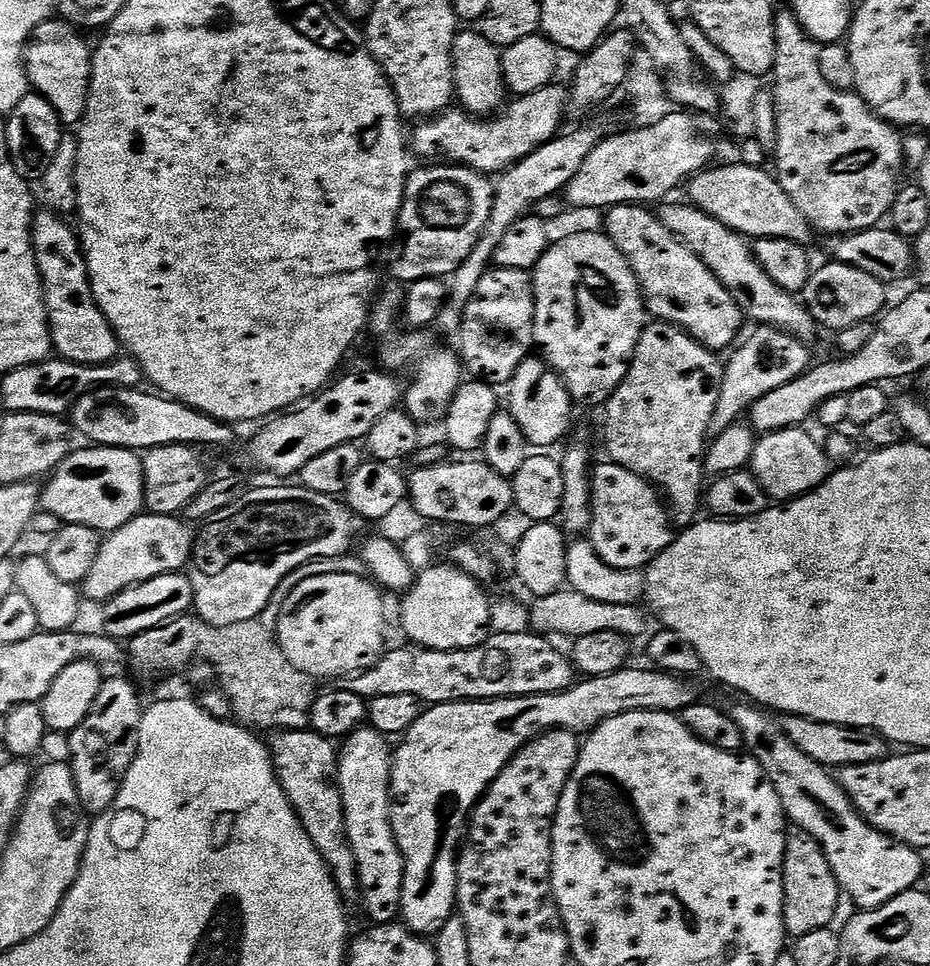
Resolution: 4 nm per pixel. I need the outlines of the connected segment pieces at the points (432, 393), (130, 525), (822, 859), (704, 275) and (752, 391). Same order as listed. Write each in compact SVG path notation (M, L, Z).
M381 291L374 304L374 324L376 320L376 332L384 336L380 340L380 364L381 369L393 374L400 372L412 372L412 381L406 384L406 391L402 400L406 405L406 411L413 420L424 422L435 408L447 409L448 404L454 398L462 383L462 361L455 351L443 348L428 330L404 330L400 332L388 332L392 323L402 316L402 300L392 292Z
M179 515L135 516L130 522L126 522L126 526L111 533L101 543L98 558L90 574L84 579L83 595L89 600L107 602L113 600L119 592L125 592L126 589L133 588L150 578L187 569L192 558L193 543L193 525Z
M799 830L789 831L787 837L784 847L784 930L789 937L799 938L833 923L831 920L836 916L842 893L819 842L808 832Z
M618 204L614 208L607 209L605 216L608 217L602 225L603 231L634 270L636 280L640 283L640 293L644 295L647 315L665 324L672 324L675 328L681 328L683 332L689 332L702 346L712 349L717 354L723 353L723 348L731 349L737 343L736 335L739 334L740 327L746 324L746 317L719 278L688 249L683 241L672 235L655 211L635 204Z
M760 326L756 330L757 332L744 345L741 343L731 353L733 356L724 364L718 406L714 410L714 418L708 427L712 436L722 434L722 430L730 430L730 426L737 424L743 417L740 415L743 412L745 415L752 404L758 402L758 398L762 398L770 390L778 390L778 386L786 386L794 382L803 376L813 363L812 356L808 353L809 345L799 337L780 328L769 326Z

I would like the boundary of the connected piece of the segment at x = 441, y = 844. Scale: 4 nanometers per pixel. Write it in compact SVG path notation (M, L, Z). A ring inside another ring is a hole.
M625 666L622 670L618 670L614 674L606 674L605 676L590 676L581 679L579 682L567 688L564 692L558 694L538 694L537 696L511 696L510 698L502 698L501 700L463 700L462 702L454 702L453 704L433 704L425 707L421 711L418 722L414 722L414 726L410 726L410 730L405 732L399 741L400 749L395 749L392 757L392 829L394 830L394 838L398 842L398 846L404 855L404 881L402 882L402 906L400 907L400 915L402 923L408 927L417 936L425 938L435 937L436 933L442 930L442 926L446 926L446 922L457 911L456 902L456 862L462 851L462 845L466 840L466 833L470 827L472 811L476 808L476 803L480 797L488 791L490 785L498 778L498 774L502 774L502 770L508 765L509 760L514 754L518 754L518 750L522 750L525 744L529 744L535 736L540 736L544 732L550 732L553 728L565 728L568 732L577 734L587 734L592 729L602 723L603 720L614 718L618 714L626 714L627 712L671 712L679 714L682 709L691 704L697 703L698 696L694 689L688 685L687 679L674 676L671 672L662 672L648 668L632 668L633 666Z

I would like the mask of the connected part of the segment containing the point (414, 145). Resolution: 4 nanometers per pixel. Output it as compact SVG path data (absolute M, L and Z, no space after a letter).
M553 82L553 83L547 84L546 86L542 86L542 90L534 90L534 94L530 94L529 96L521 96L519 98L513 99L511 103L509 103L507 107L505 107L503 111L501 111L499 115L497 115L495 118L480 119L463 110L449 110L446 112L441 112L439 116L434 116L434 117L425 119L423 122L417 123L420 125L417 126L416 133L414 133L413 136L411 133L410 148L411 148L411 151L415 153L415 155L417 152L417 154L420 155L422 159L424 159L421 161L427 162L429 165L458 164L466 168L473 168L473 170L476 172L482 172L485 174L499 174L503 172L505 168L508 168L512 164L515 164L516 161L521 160L522 158L526 158L534 150L538 150L546 142L550 142L551 140L556 139L558 133L561 131L560 123L562 123L564 120L564 112L566 116L566 113L569 111L569 108L570 108L569 89L565 87L565 85L563 88L563 86L560 85L560 82Z

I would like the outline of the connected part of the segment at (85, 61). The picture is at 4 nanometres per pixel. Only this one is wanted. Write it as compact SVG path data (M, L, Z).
M63 18L42 22L32 32L32 39L26 49L28 83L35 95L46 98L58 114L61 125L79 125L84 118L90 78L92 77L93 49L86 46L84 36Z

